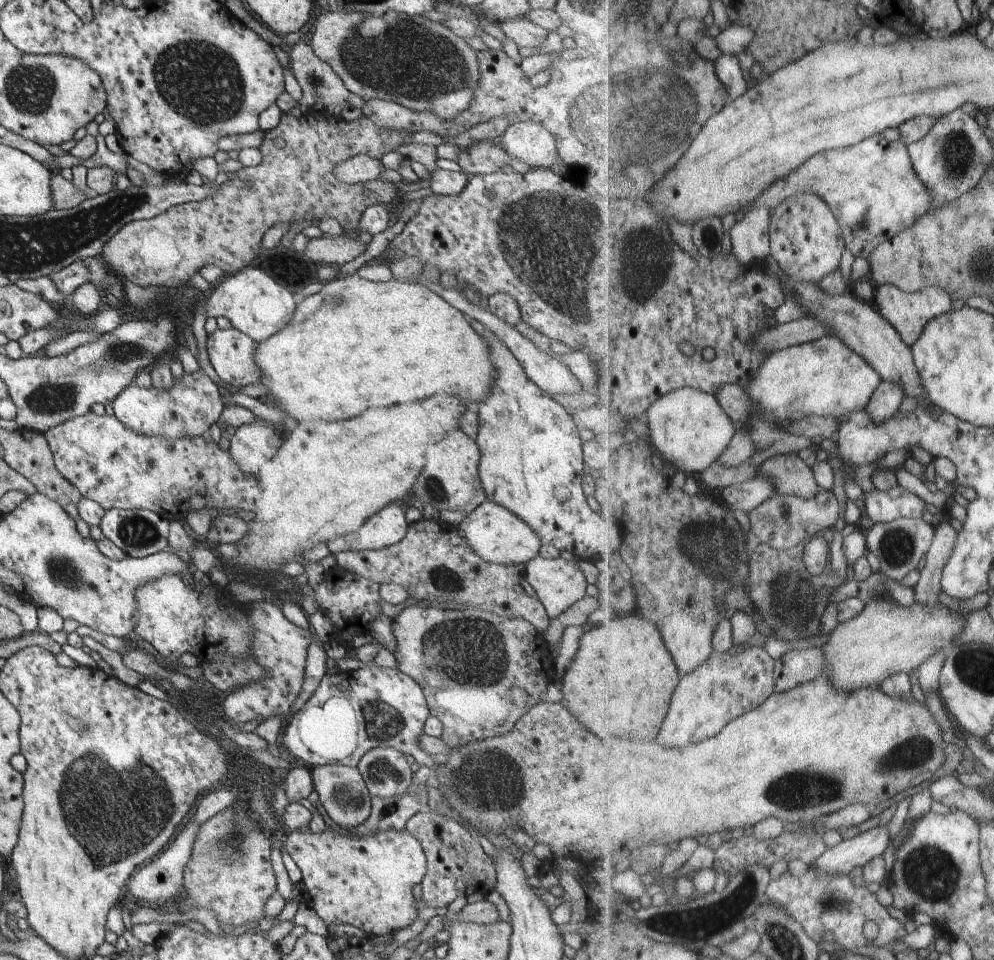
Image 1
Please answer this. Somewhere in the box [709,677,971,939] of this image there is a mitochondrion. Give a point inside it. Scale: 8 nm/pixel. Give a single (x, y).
(932, 875)

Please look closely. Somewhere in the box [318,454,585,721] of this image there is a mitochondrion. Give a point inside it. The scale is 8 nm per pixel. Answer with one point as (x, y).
(467, 648)

